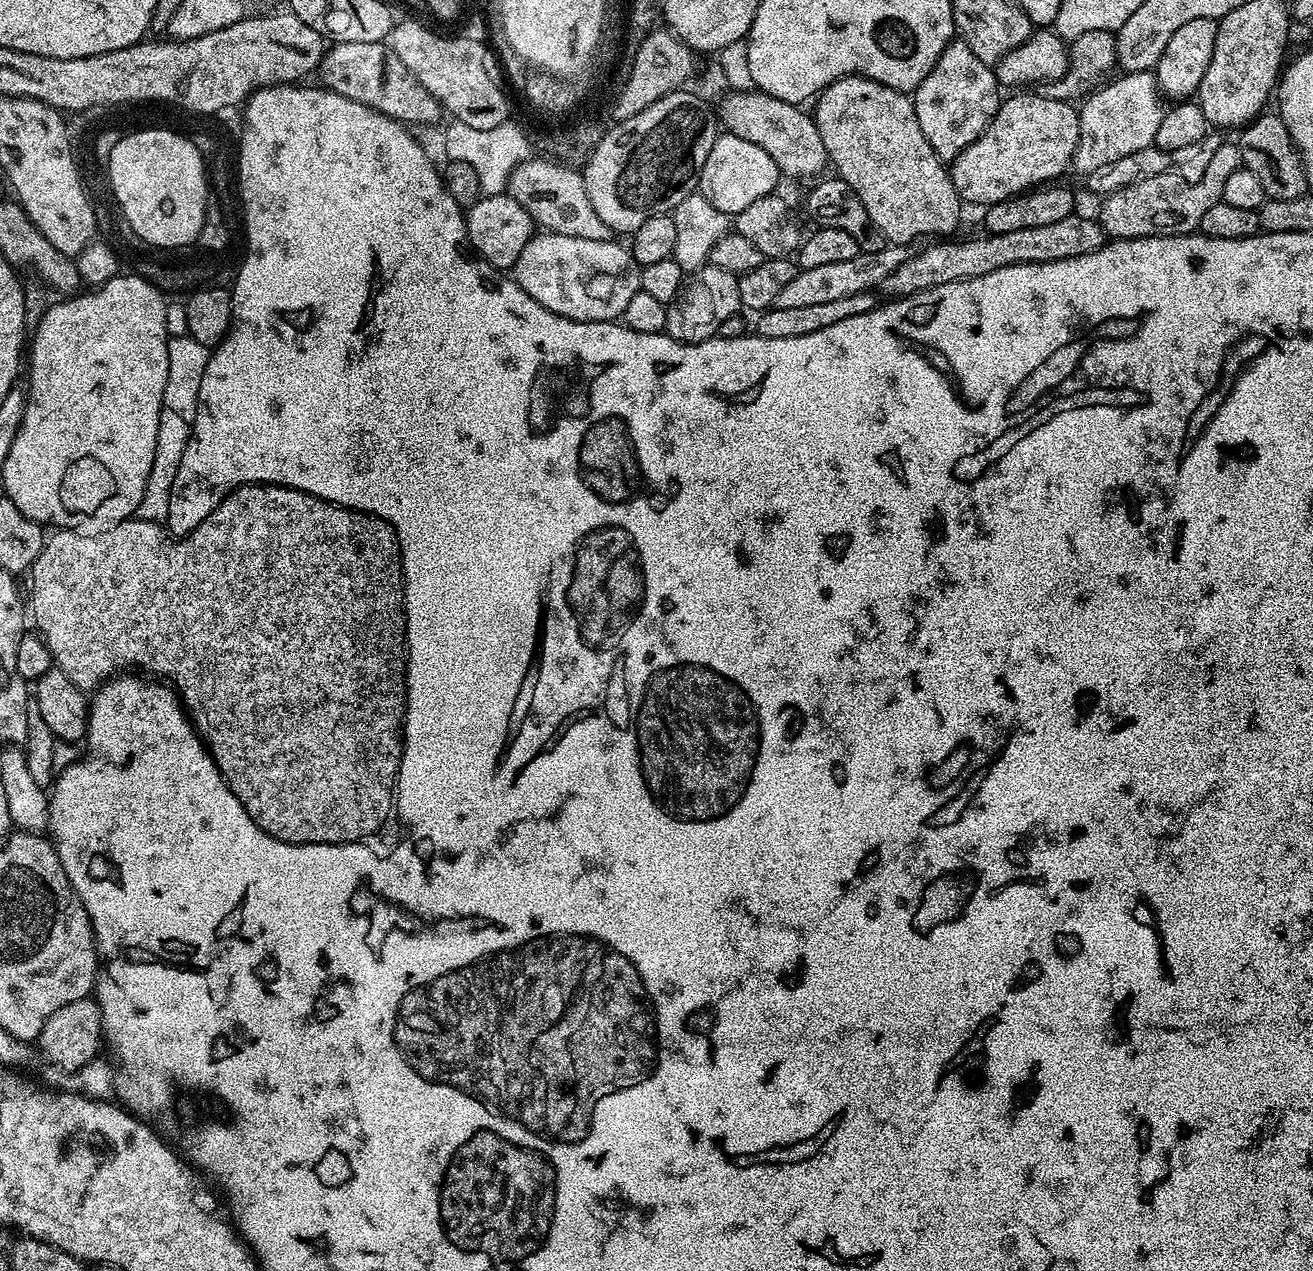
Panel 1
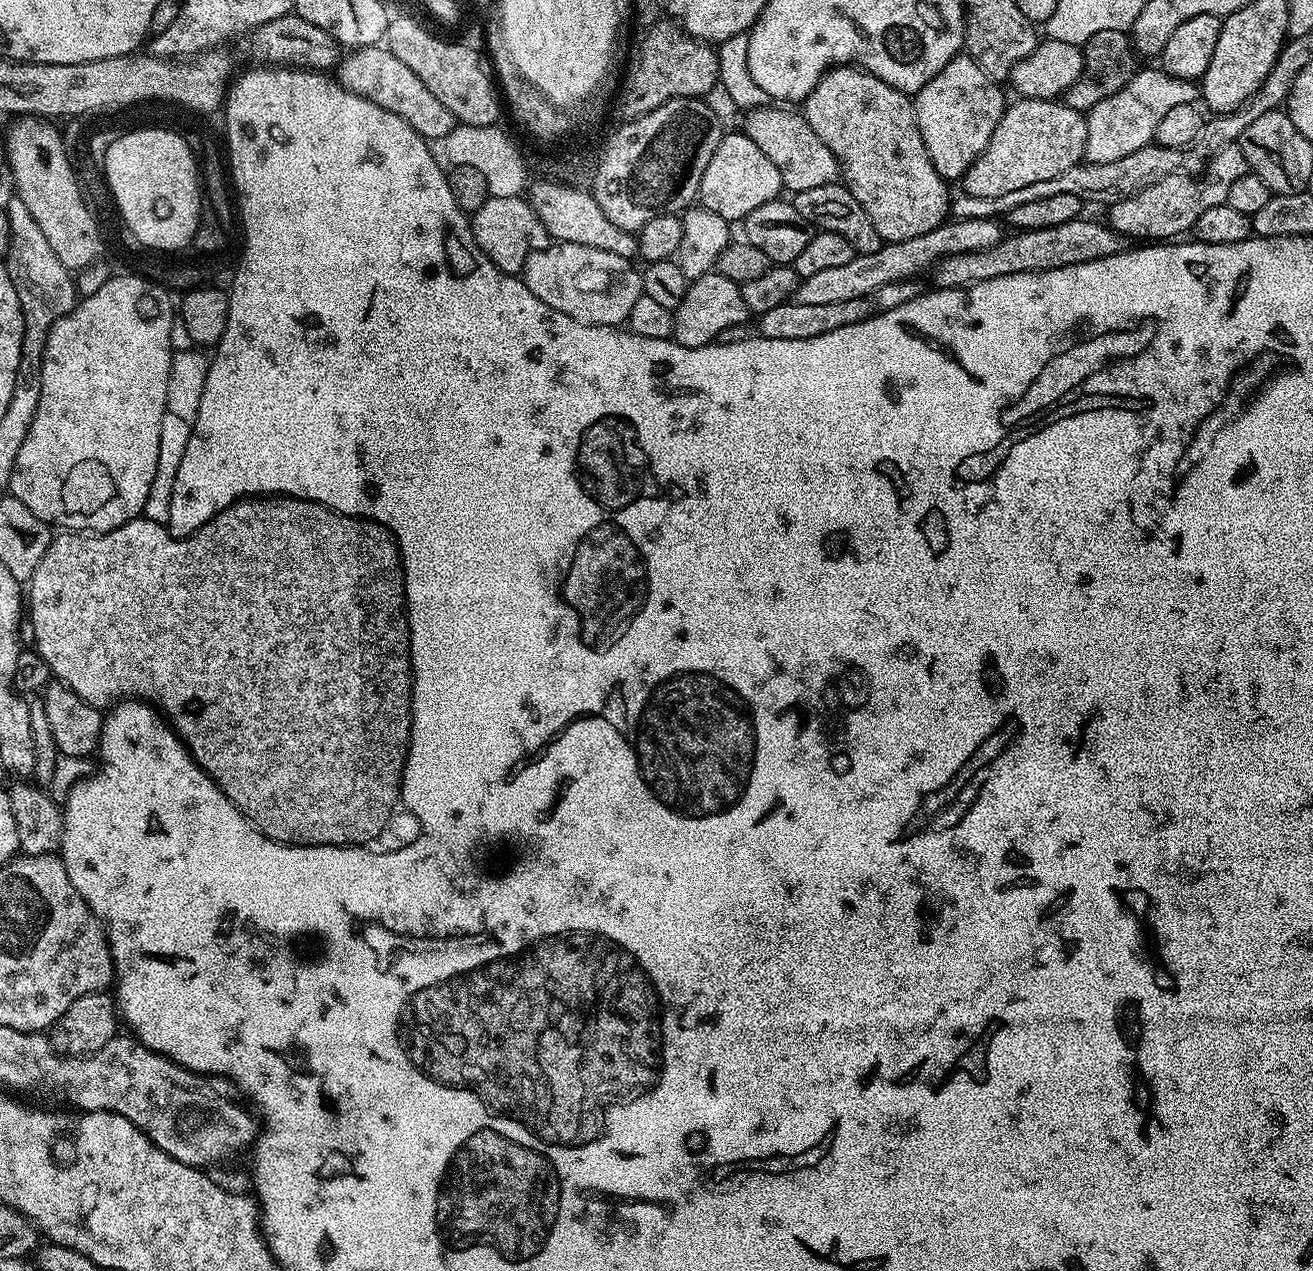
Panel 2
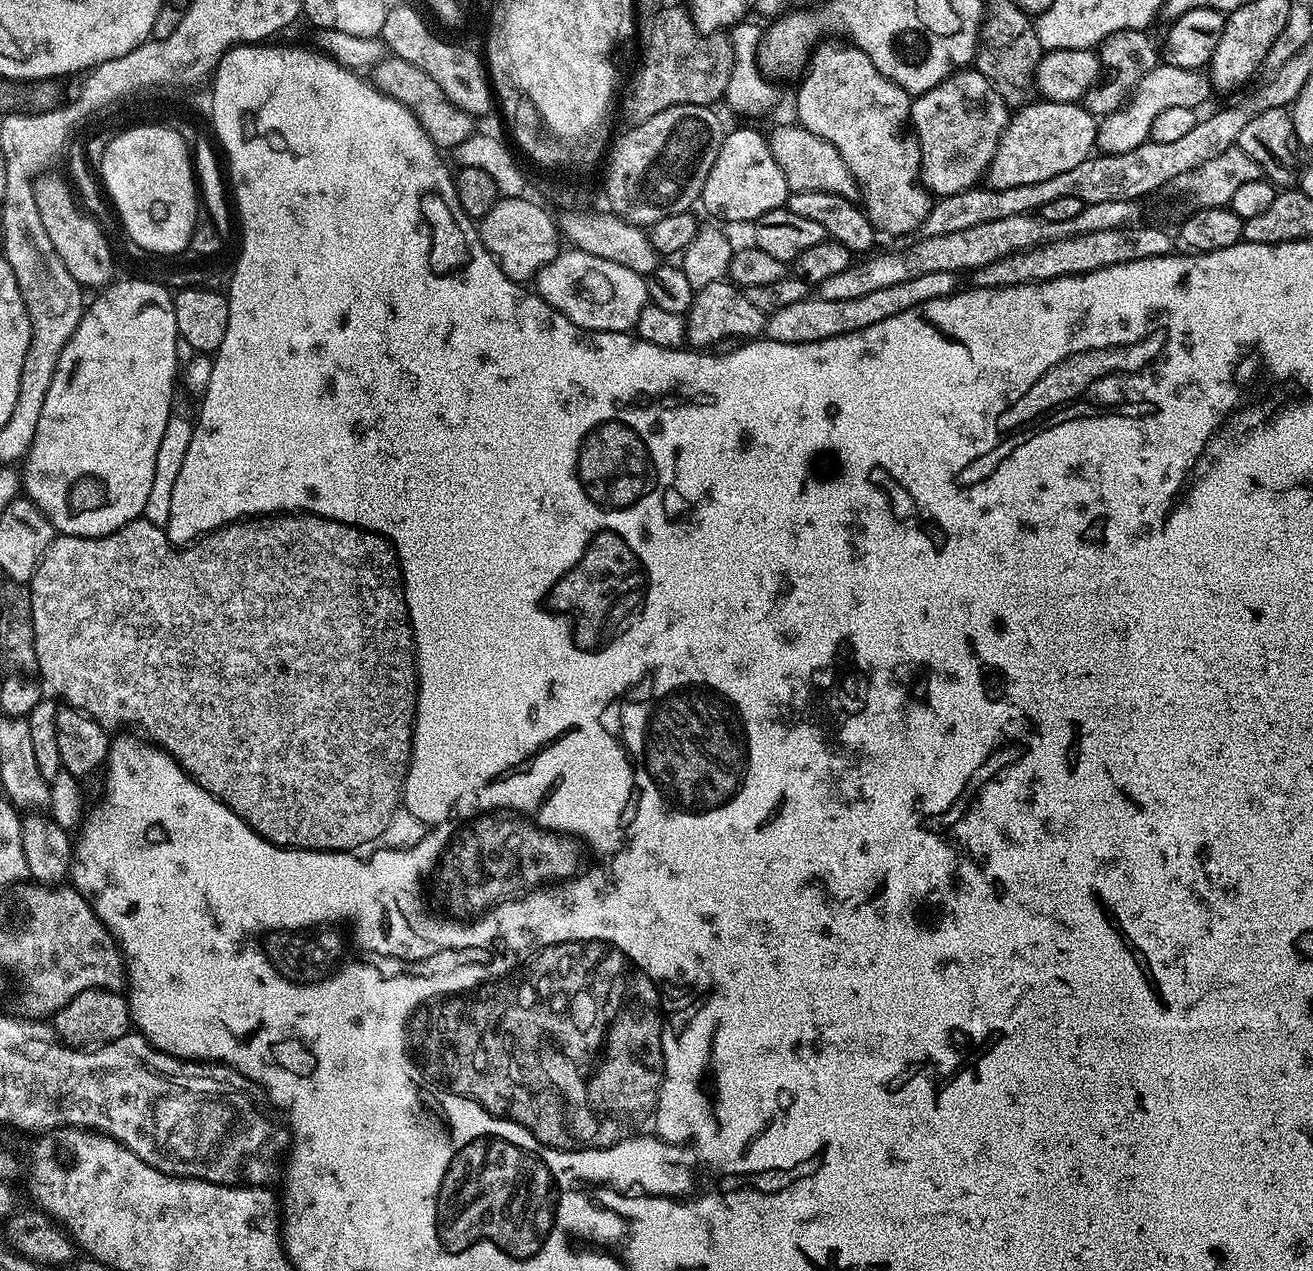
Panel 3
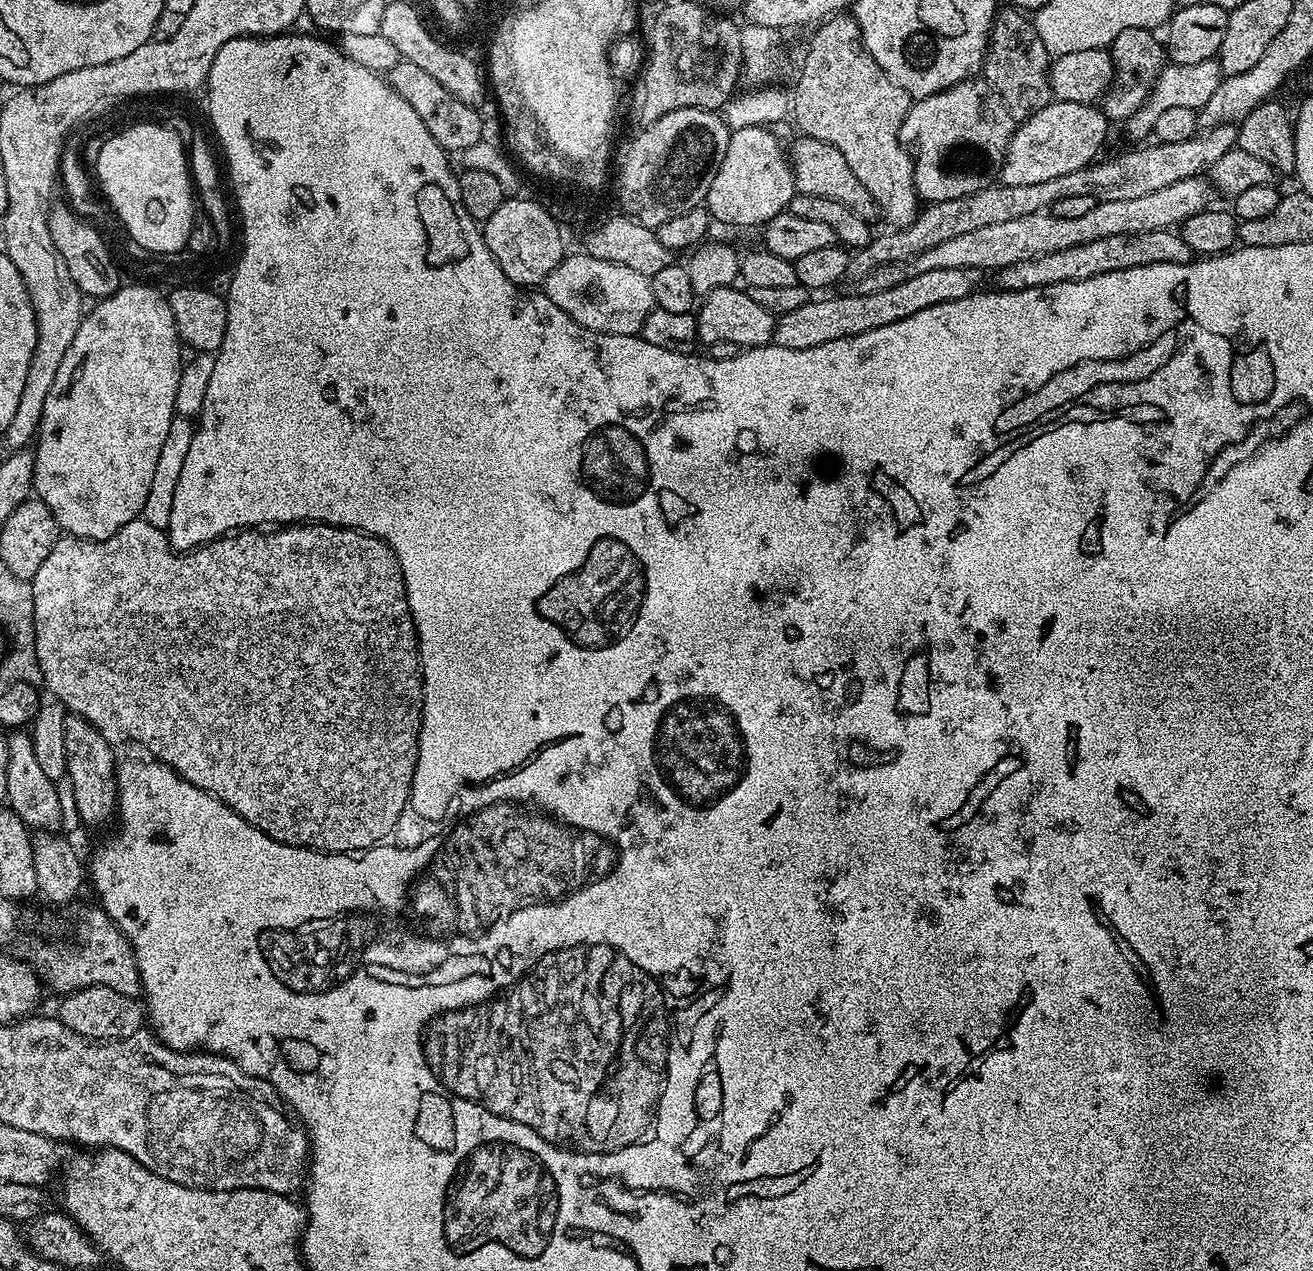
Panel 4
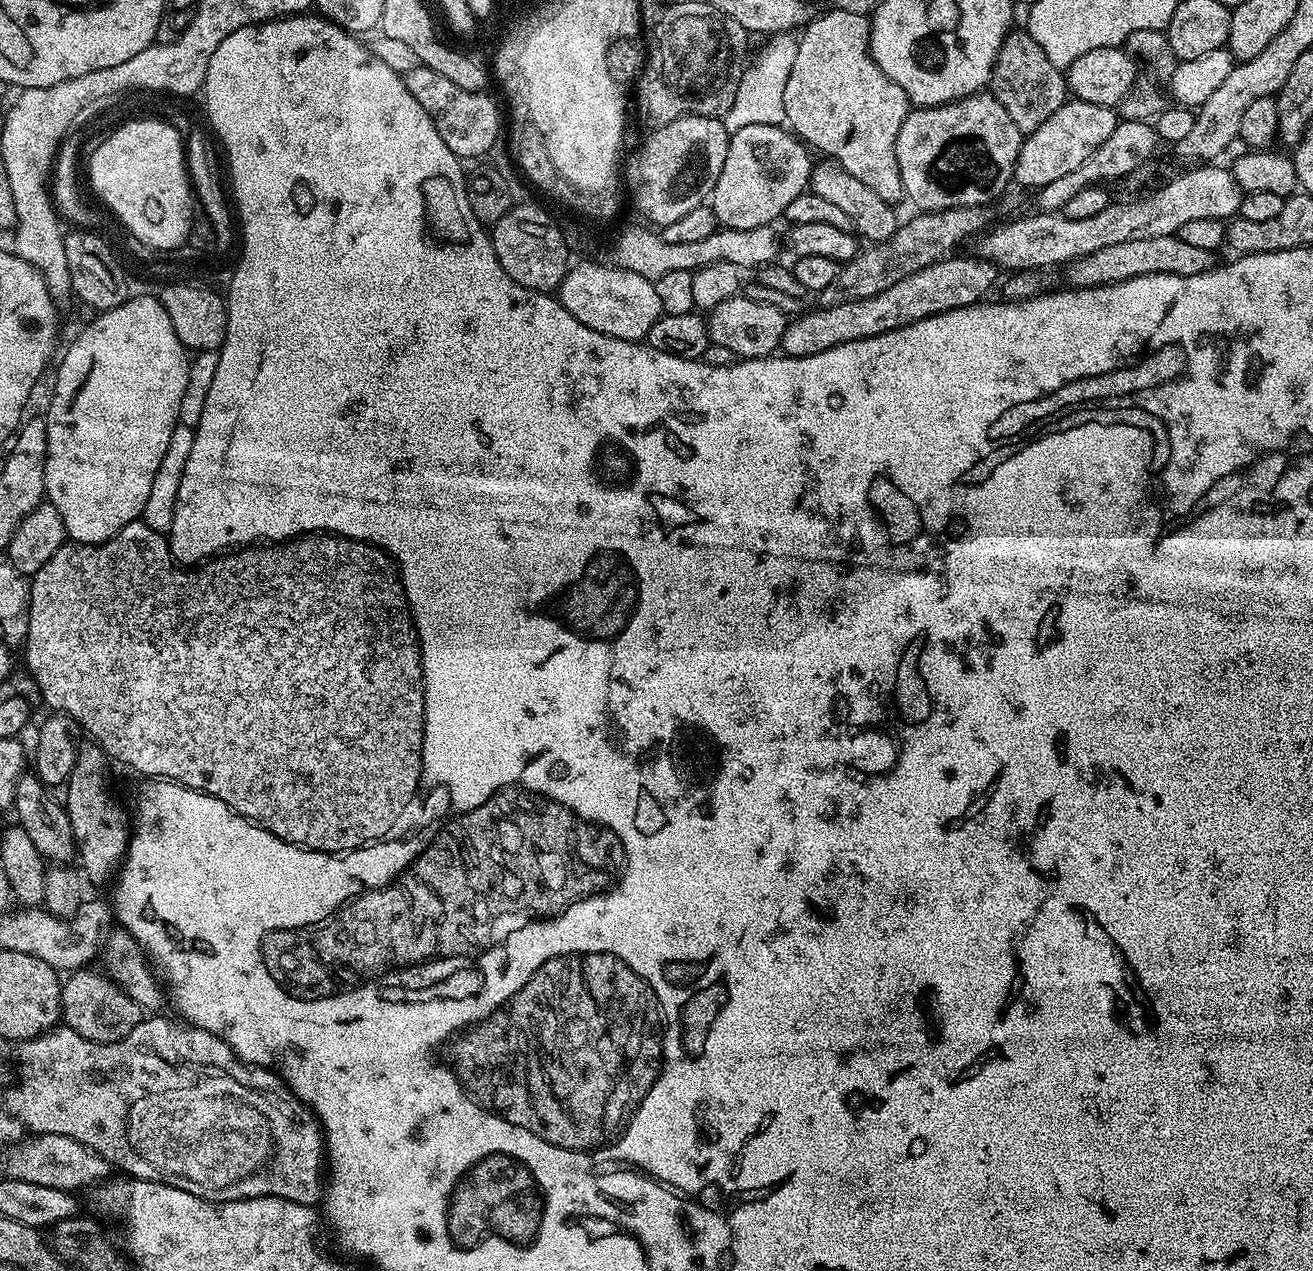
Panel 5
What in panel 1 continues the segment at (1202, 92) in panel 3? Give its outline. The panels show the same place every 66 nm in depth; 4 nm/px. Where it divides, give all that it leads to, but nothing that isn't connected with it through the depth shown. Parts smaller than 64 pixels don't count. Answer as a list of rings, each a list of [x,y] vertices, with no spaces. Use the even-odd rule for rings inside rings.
[[[1152,72],[1120,74],[1117,80],[1103,84],[1078,108],[1080,125],[1071,167],[1077,168],[1081,174],[1097,172],[1118,162],[1118,158],[1126,158],[1126,154],[1138,154],[1138,150],[1153,147],[1154,134],[1158,134],[1158,122],[1162,122],[1165,113],[1156,101],[1158,89]]]

